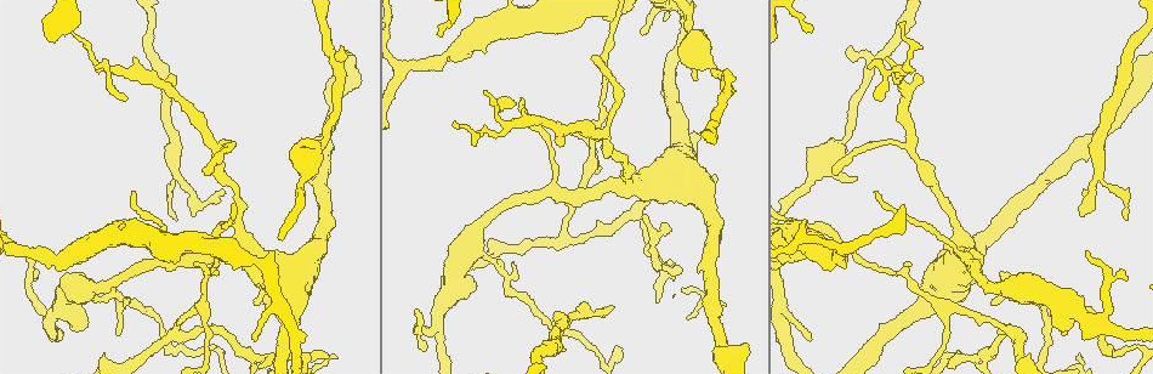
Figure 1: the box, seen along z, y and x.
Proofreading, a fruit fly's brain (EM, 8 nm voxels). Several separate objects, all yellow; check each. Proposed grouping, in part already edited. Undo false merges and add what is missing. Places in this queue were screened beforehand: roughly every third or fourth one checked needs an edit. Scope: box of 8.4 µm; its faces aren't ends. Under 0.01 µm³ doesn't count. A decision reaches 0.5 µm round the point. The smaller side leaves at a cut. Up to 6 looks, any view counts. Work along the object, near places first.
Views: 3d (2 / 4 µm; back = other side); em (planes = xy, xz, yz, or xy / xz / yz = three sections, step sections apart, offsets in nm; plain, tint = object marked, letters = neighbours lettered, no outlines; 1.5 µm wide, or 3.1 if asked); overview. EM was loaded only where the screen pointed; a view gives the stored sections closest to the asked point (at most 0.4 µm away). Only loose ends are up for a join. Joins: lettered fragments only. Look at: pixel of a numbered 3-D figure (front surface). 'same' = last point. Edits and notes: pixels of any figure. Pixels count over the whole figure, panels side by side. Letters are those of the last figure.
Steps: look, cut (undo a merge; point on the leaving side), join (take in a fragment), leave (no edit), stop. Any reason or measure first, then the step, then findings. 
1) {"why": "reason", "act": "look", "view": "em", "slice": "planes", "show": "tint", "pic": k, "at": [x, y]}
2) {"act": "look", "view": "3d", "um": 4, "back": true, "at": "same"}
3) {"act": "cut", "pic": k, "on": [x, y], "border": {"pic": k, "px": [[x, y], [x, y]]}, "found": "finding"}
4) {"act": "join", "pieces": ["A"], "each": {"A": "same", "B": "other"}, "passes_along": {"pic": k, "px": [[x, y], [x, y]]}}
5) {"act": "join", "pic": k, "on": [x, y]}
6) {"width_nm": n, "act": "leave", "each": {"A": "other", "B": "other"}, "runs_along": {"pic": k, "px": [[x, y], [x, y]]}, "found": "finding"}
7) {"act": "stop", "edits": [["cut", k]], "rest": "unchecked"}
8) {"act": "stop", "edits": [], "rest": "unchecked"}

{"why": "tapers out", "act": "look", "view": "3d", "um": 4, "pic": 1, "at": [809, 339]}

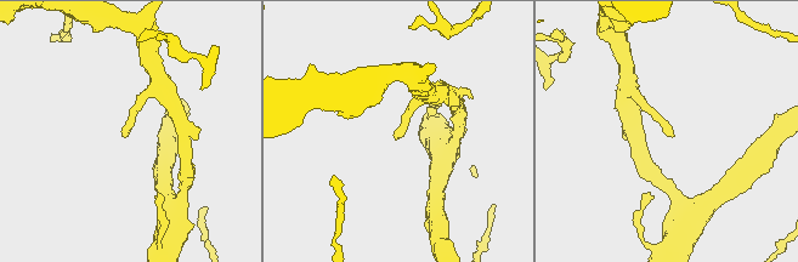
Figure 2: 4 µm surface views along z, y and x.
{"act": "look", "view": "em", "slice": "planes", "show": "letters", "pic": 2, "at": [395, 140]}

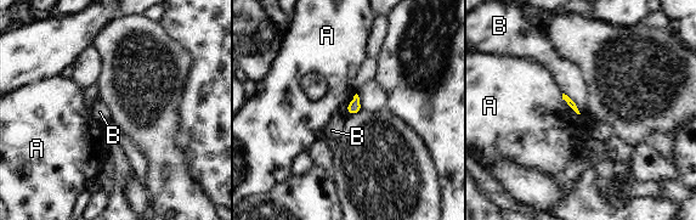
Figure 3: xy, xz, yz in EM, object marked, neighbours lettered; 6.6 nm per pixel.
{"act": "leave", "each": {"A": "other", "B": "other"}, "border": {"pic": 3, "px": [[562, 92], [575, 103], [581, 113]]}, "found": "none of them fits"}

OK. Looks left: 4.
{"act": "look", "view": "em", "slice": "yz", "step": 4, "show": "letters", "pic": 1, "at": [562, 144]}

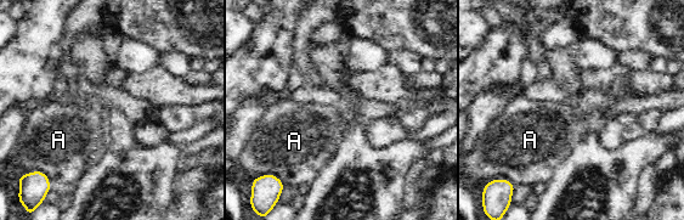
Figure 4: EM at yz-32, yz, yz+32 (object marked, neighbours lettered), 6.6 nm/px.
{"why": "another direction", "act": "look", "view": "em", "slice": "planes", "show": "letters", "at": "same"}

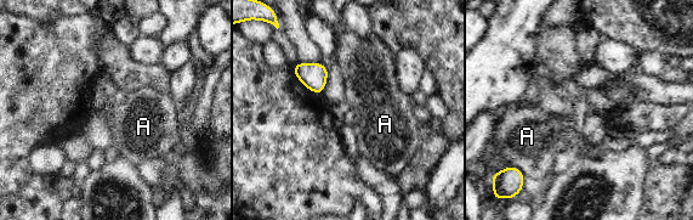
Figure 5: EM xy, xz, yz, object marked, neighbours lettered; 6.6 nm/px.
{"act": "leave", "each": {"A": "other"}, "border": {"pic": 5, "px": [[501, 169], [516, 167], [524, 176]]}, "found": "no lettered fragment goes on from it"}

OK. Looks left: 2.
{"why": "branch stops here", "act": "look", "view": "em", "slice": "planes", "show": "letters", "pic": 1, "at": [811, 31]}

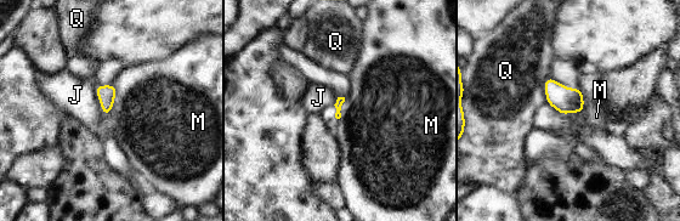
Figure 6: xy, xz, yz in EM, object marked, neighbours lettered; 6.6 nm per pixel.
{"act": "leave", "each": {"J": "other", "M": "other", "Q": "other"}, "border": {"pic": 6, "px": [[113, 83], [115, 97], [108, 114]]}, "found": "none of them fits"}

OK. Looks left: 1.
{"act": "stop", "edits": [], "rest": "unchecked"}

